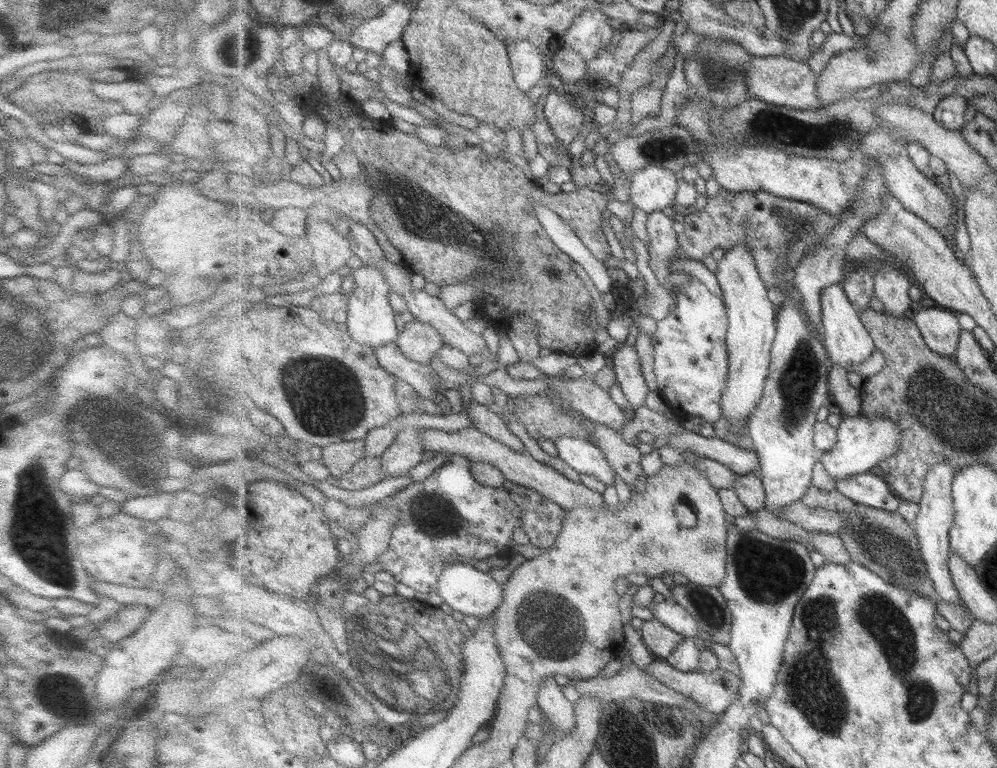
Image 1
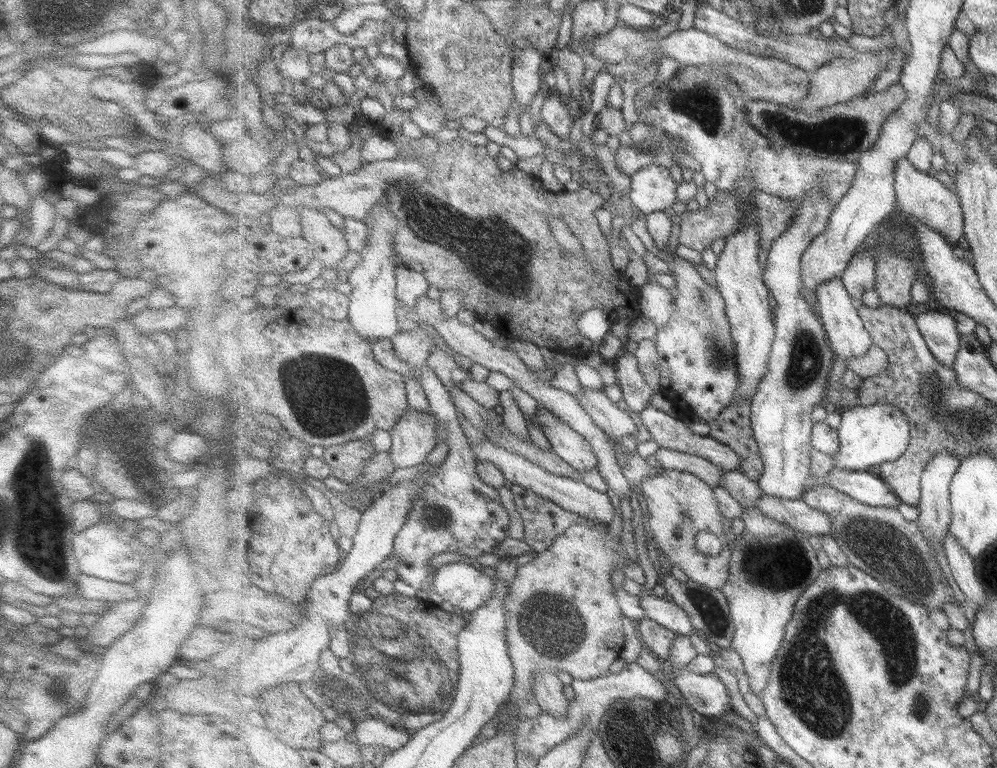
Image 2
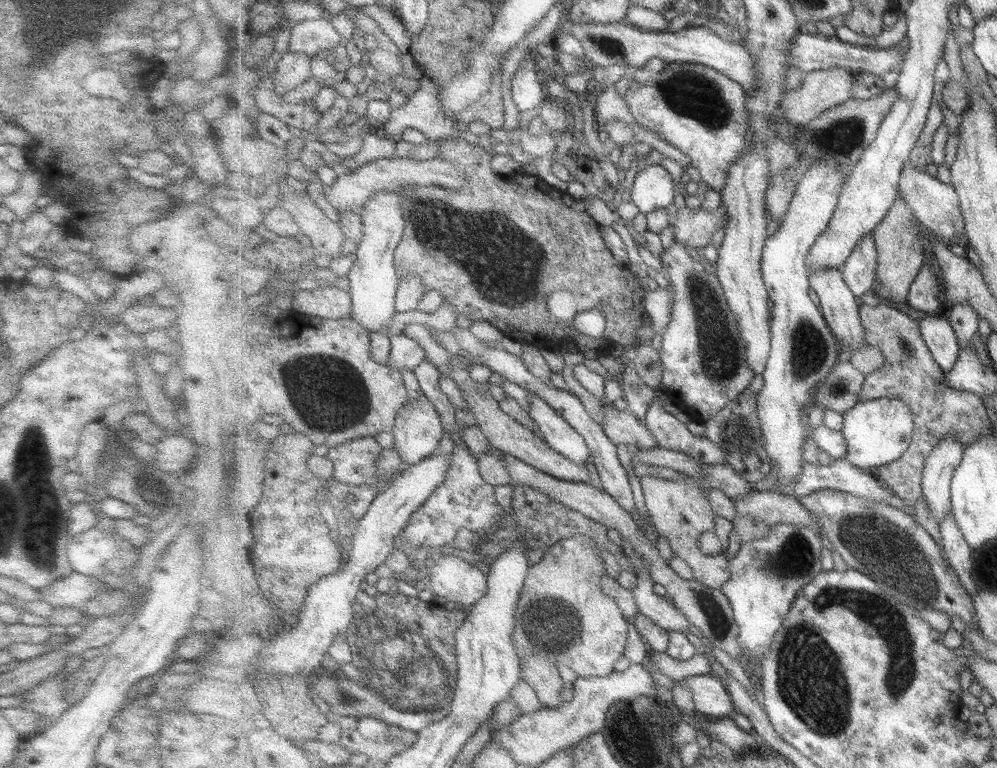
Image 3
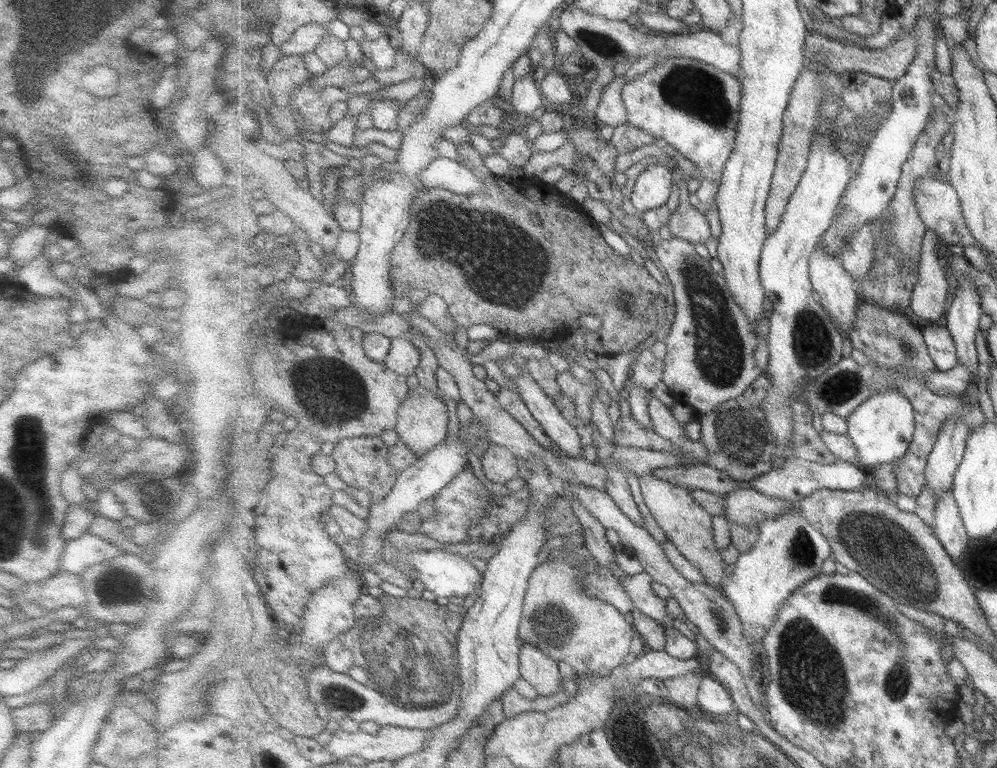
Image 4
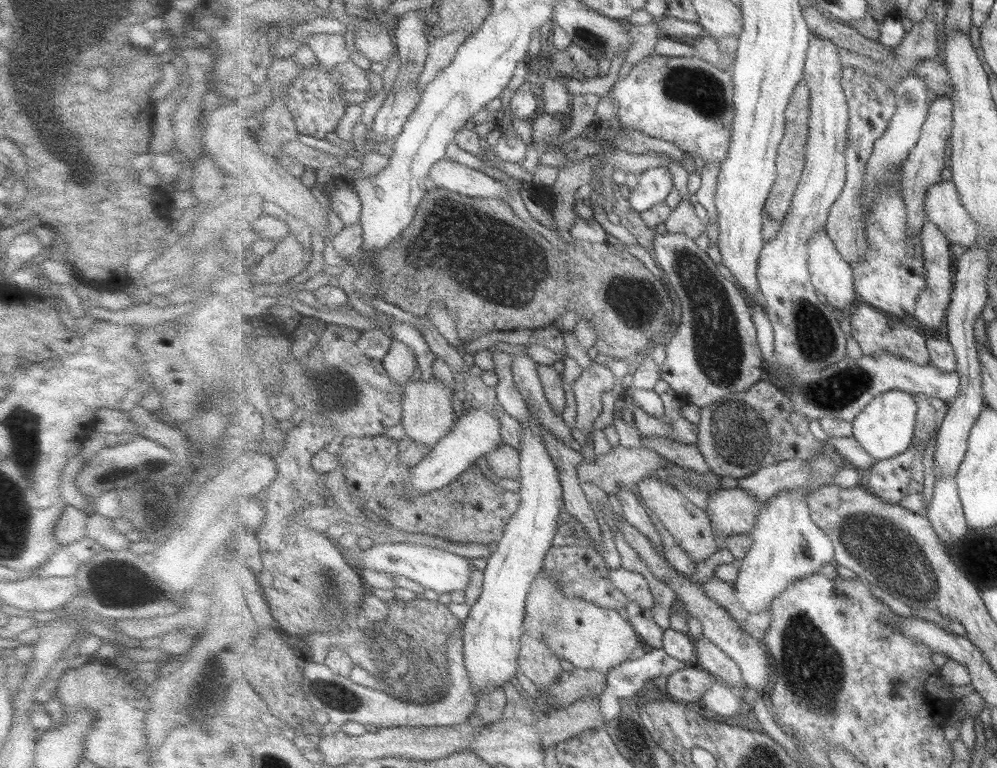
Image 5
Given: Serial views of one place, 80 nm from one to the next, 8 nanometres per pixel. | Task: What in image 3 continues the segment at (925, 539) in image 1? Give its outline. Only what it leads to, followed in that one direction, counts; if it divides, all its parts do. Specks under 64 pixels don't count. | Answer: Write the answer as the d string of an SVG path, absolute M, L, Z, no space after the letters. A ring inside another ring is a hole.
M949 435L941 439L941 444L932 450L926 460L922 474L922 498L938 525L952 512L952 480L962 463L965 449L959 437Z

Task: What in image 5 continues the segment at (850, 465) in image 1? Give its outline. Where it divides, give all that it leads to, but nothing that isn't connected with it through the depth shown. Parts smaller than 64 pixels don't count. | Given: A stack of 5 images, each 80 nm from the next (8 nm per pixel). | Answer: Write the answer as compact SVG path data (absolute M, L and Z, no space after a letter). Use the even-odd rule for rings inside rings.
M892 390L880 394L857 415L853 423L852 437L861 443L876 462L903 454L914 444L918 404L916 397L908 392Z

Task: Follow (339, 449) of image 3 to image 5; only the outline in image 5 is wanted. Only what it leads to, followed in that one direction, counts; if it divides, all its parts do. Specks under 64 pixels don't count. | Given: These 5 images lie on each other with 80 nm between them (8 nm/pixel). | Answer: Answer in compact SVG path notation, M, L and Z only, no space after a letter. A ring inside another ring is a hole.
M377 435L370 437L352 436L341 441L341 449L337 454L340 466L343 467L343 474L346 478L346 486L350 496L359 497L363 506L368 508L373 514L384 519L388 526L391 526L404 533L421 533L431 537L451 543L479 542L483 545L491 542L499 542L504 535L505 527L512 516L516 514L521 506L521 496L519 493L511 492L495 485L489 481L481 472L477 465L469 467L463 475L459 475L456 481L443 488L416 494L416 498L404 497L406 482L410 480L414 467L403 464L400 459L400 446L398 441L389 438L387 435Z

